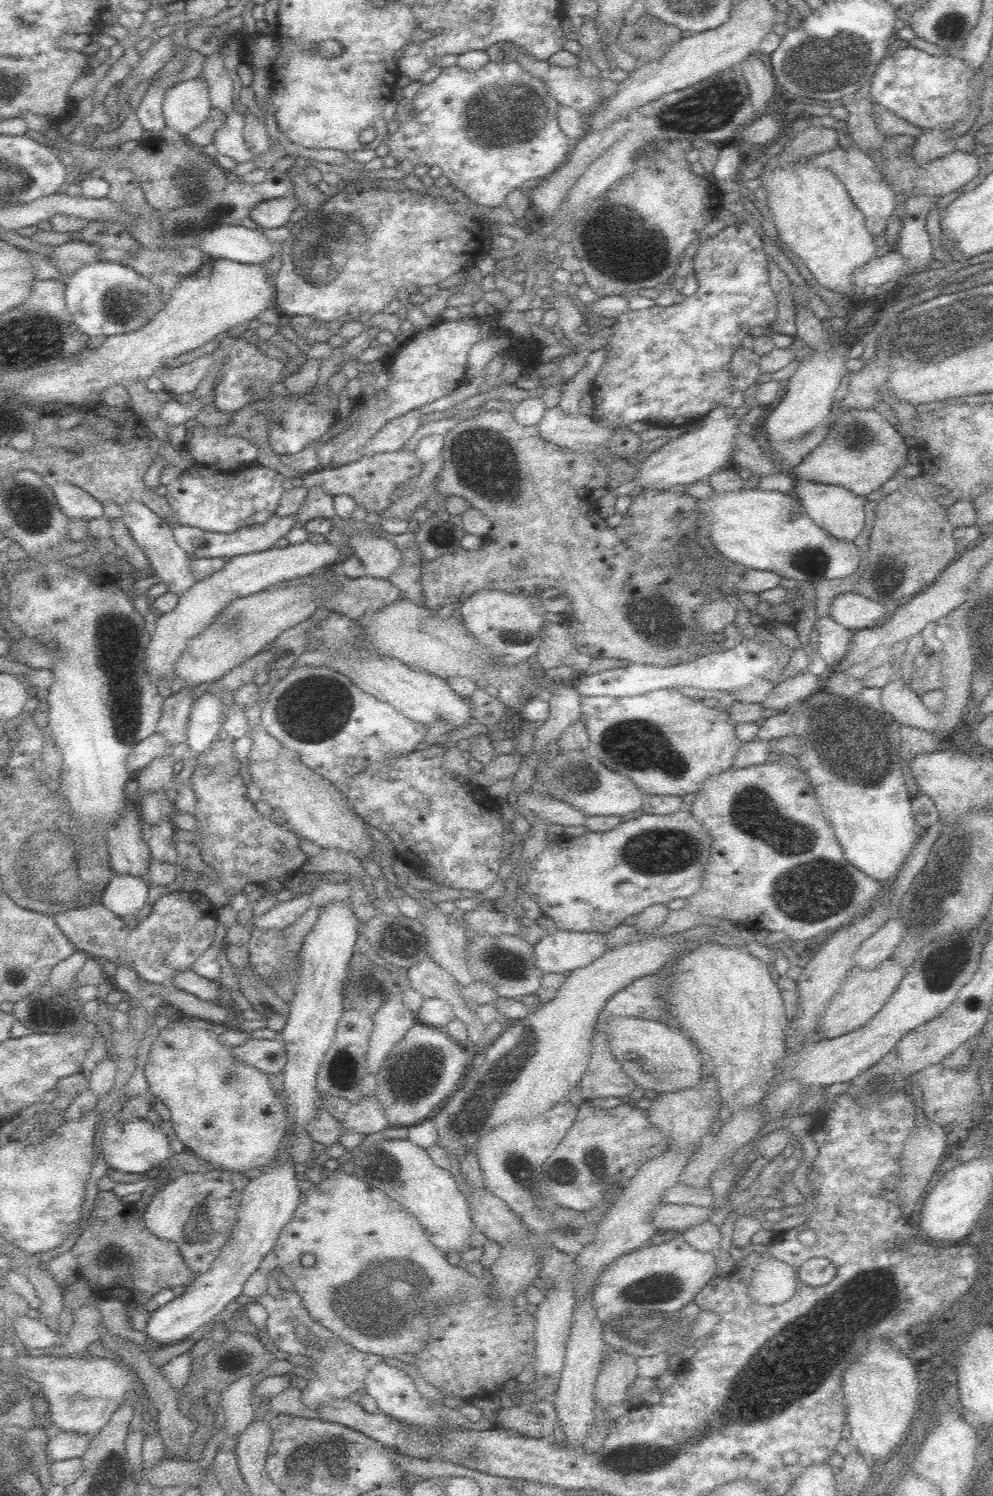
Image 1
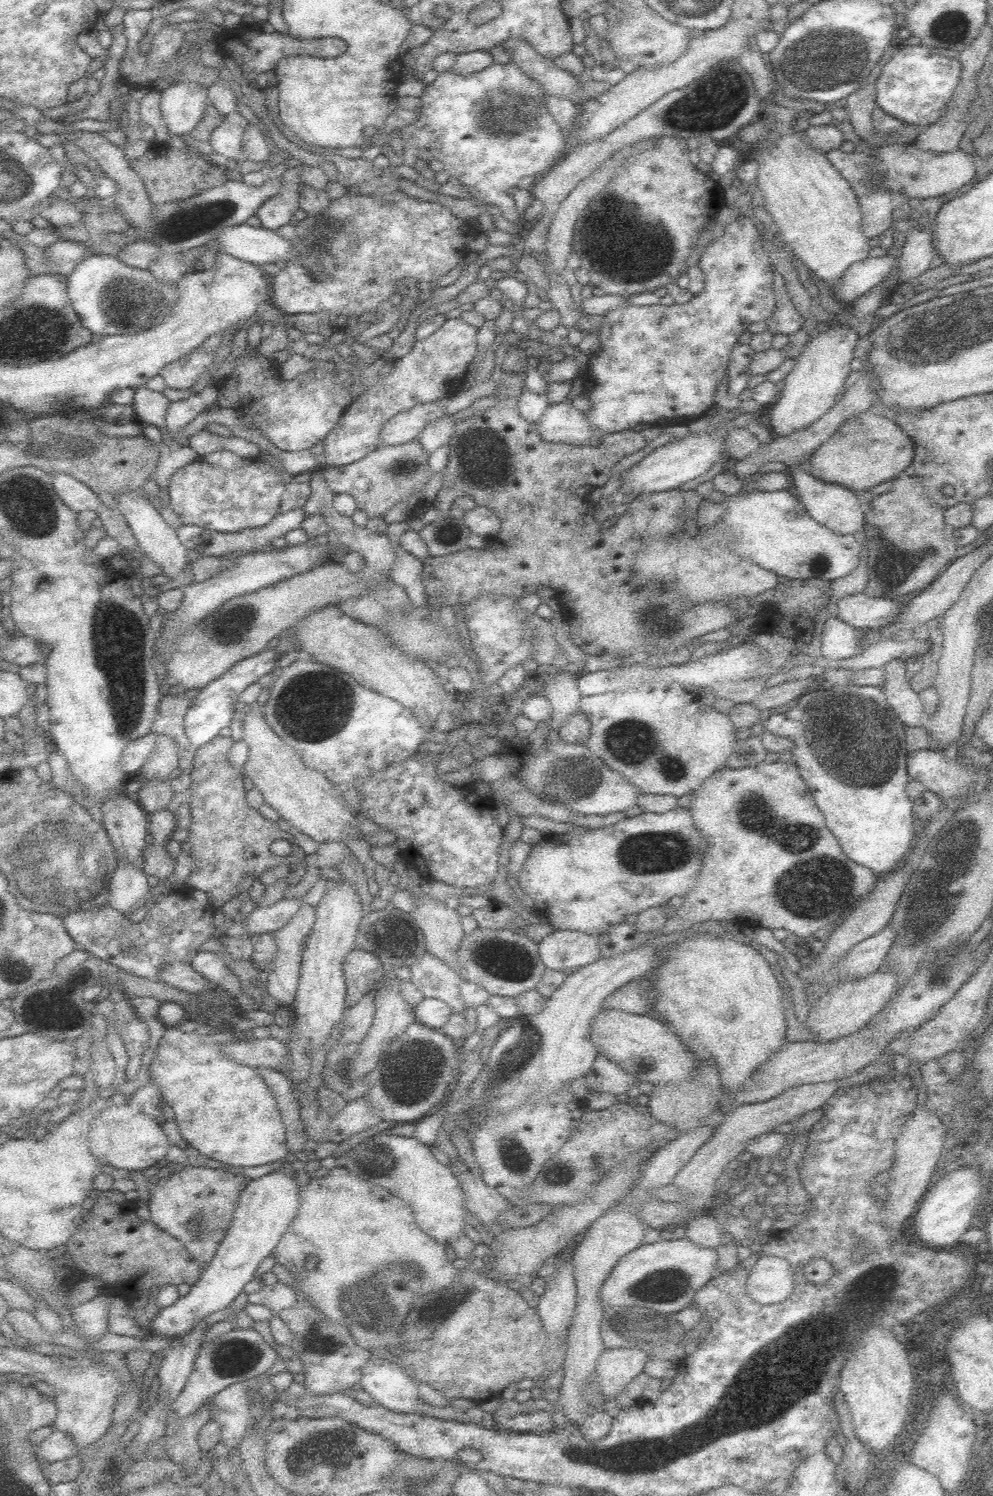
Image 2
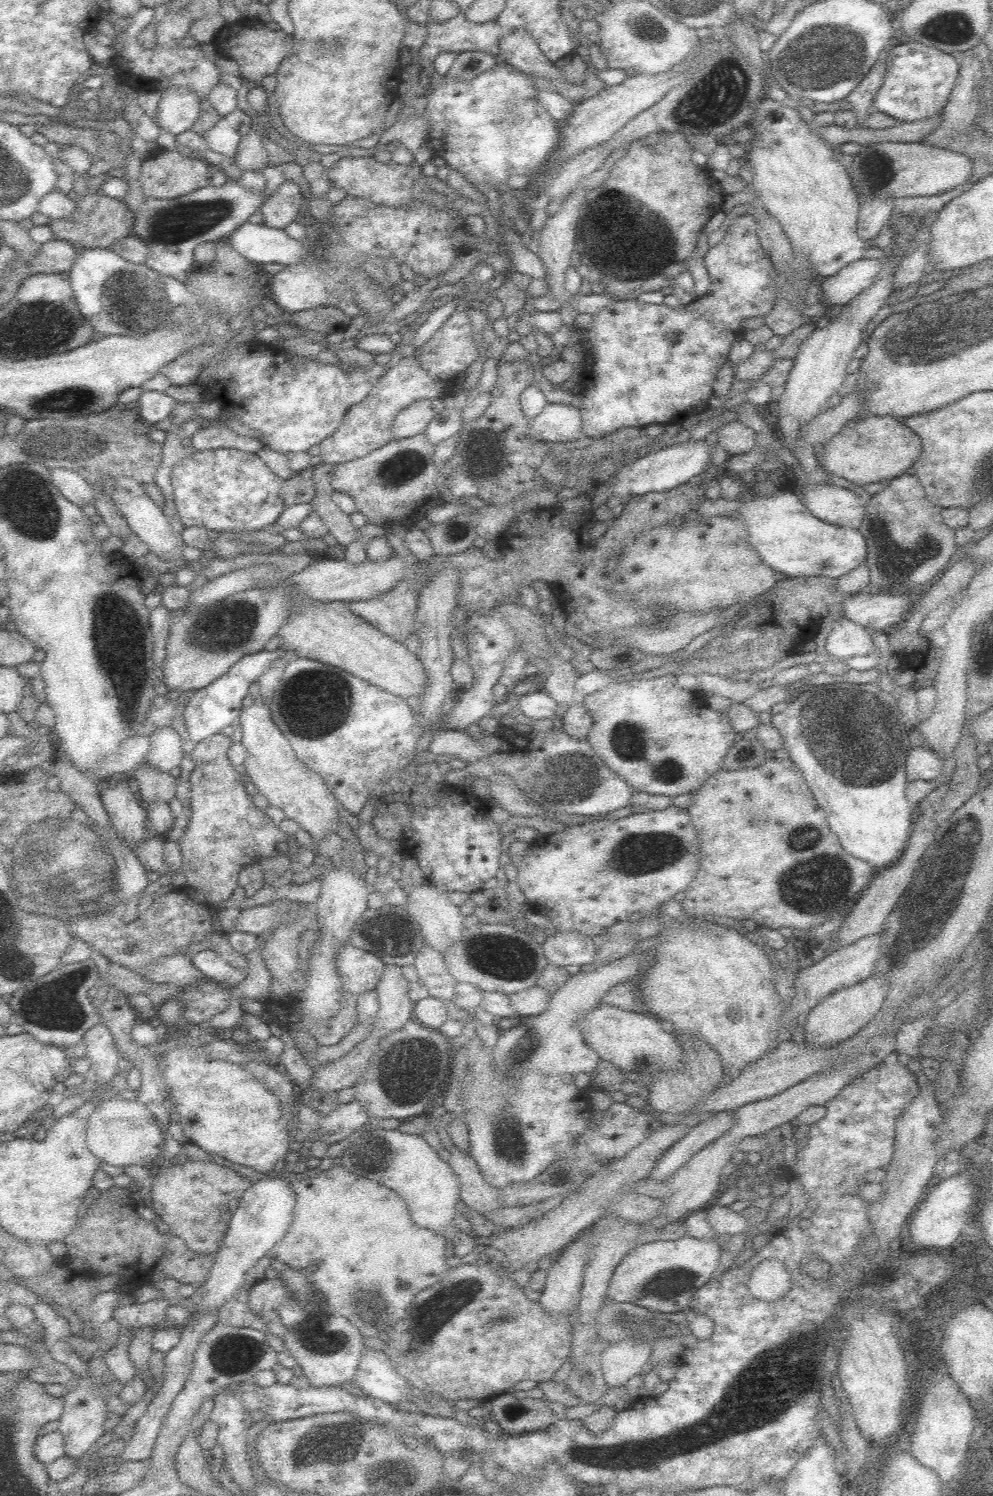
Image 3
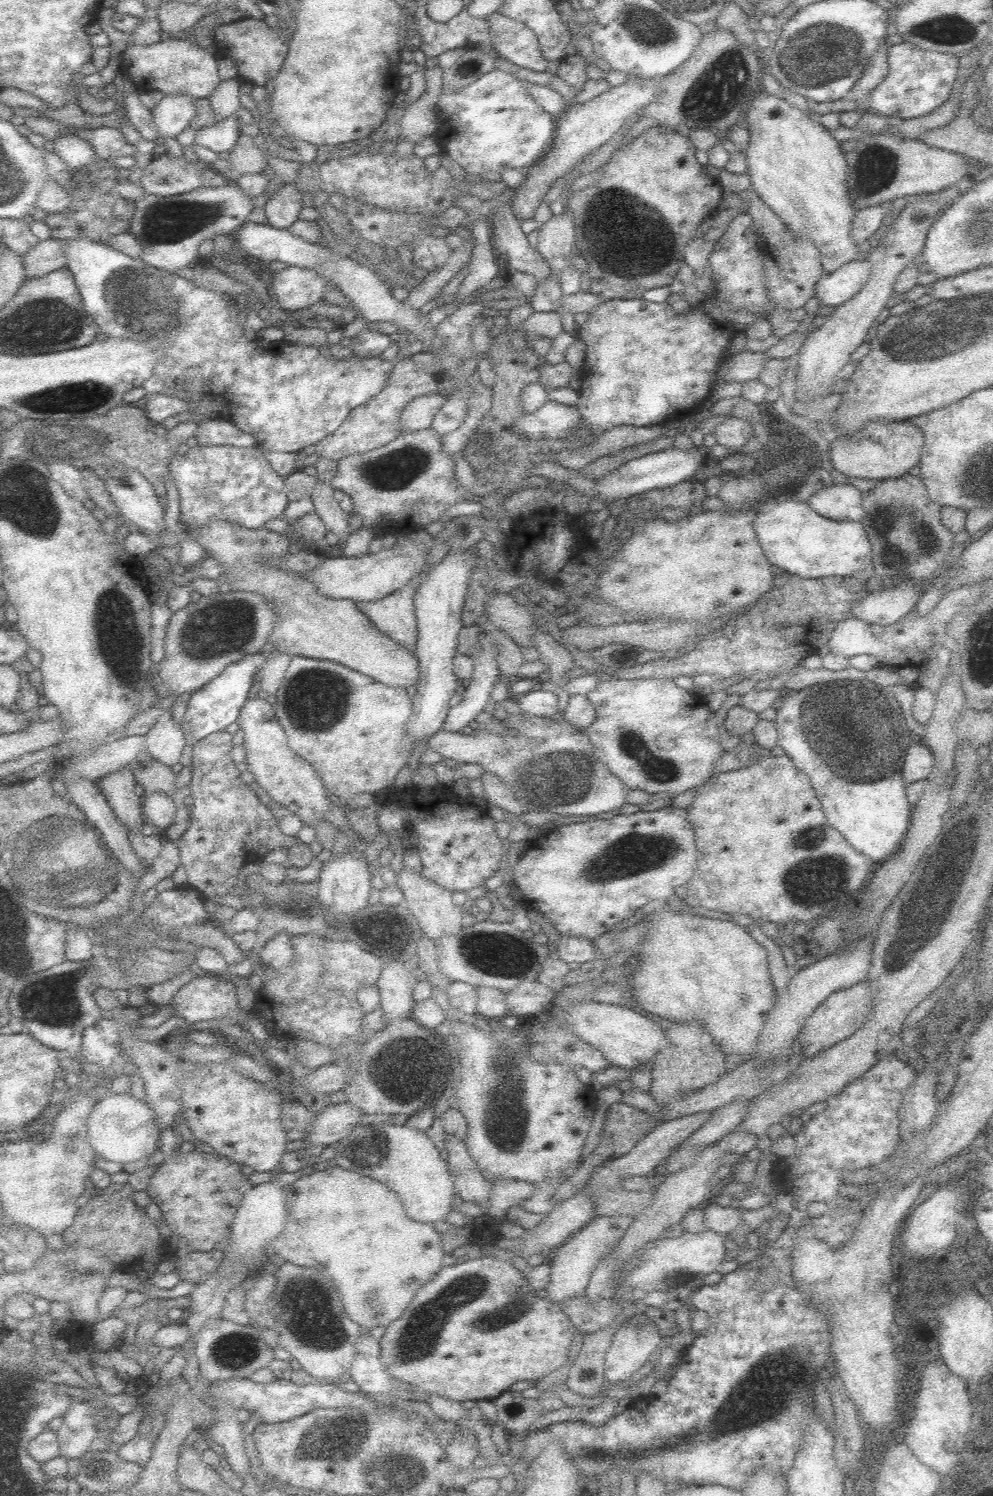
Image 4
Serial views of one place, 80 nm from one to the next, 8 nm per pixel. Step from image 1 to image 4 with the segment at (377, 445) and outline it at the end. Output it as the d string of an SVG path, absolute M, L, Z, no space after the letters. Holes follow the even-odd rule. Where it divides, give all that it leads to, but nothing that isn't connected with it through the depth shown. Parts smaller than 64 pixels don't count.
M436 392L411 400L400 414L401 434L431 428L435 414L442 408L446 399L446 396Z

